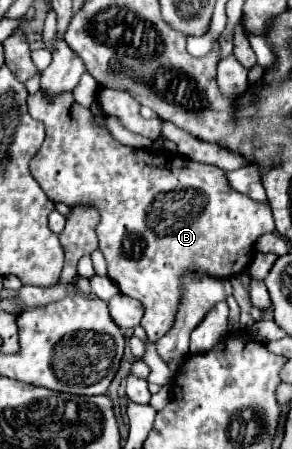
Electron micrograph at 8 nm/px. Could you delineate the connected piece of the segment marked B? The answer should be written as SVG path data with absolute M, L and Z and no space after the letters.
M36 93L36 95L30 95L28 97L28 109L30 109L30 115L38 121L42 121L46 125L46 141L44 145L40 147L40 151L34 155L34 159L30 161L30 173L32 177L38 181L38 185L44 189L44 193L52 199L52 201L62 201L66 205L76 205L76 203L90 203L94 207L98 207L102 219L100 219L100 225L96 229L98 233L98 241L100 241L100 251L108 263L108 275L112 281L118 283L120 291L132 299L138 299L142 305L144 305L144 317L140 321L140 325L146 329L146 335L150 341L158 341L174 323L174 317L176 317L176 309L178 309L178 303L180 303L180 273L184 269L190 269L194 267L196 271L204 273L204 275L210 275L210 277L234 277L234 275L240 275L252 261L252 255L254 255L254 243L256 239L262 235L262 233L270 233L274 231L274 215L268 207L268 203L258 203L258 201L252 201L248 195L242 195L238 191L232 191L231 187L224 180L225 172L214 165L206 165L206 163L196 163L196 161L190 161L190 159L184 159L180 155L174 155L174 153L166 153L166 151L144 151L144 149L132 149L132 147L126 147L118 141L114 141L110 135L106 135L104 131L92 127L90 119L92 119L92 113L90 109L78 105L72 97L72 93L62 93L60 97L56 97L52 103L48 103L42 93Z

